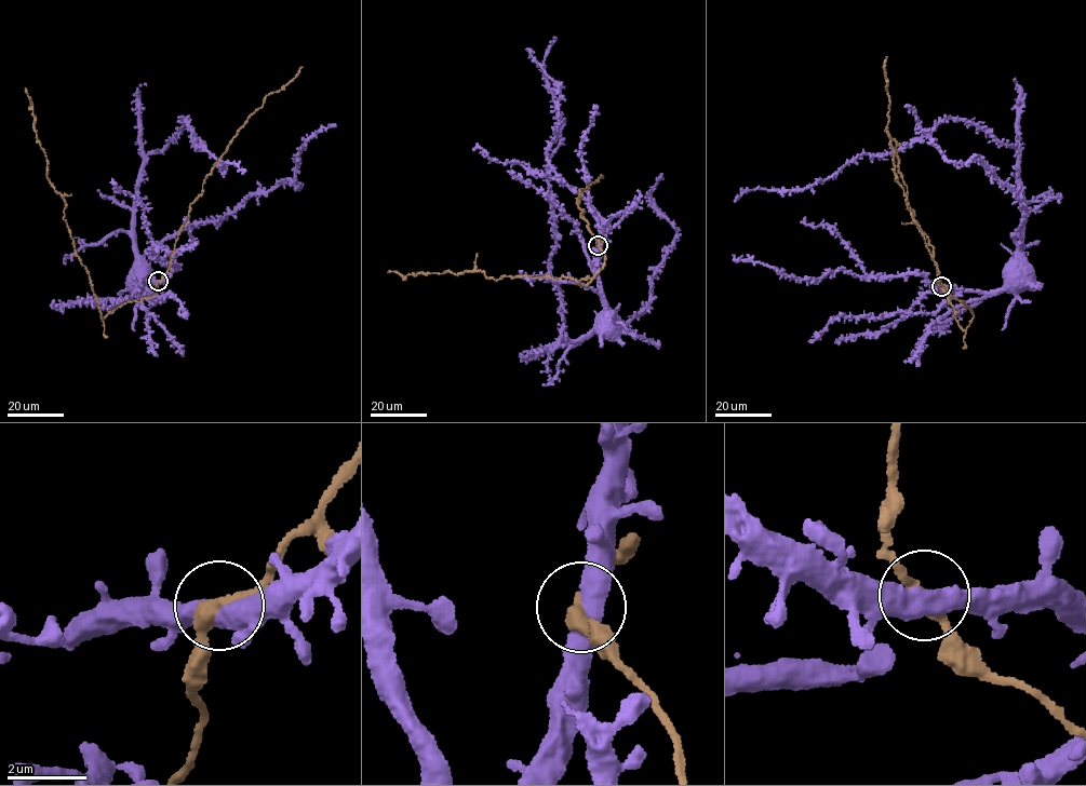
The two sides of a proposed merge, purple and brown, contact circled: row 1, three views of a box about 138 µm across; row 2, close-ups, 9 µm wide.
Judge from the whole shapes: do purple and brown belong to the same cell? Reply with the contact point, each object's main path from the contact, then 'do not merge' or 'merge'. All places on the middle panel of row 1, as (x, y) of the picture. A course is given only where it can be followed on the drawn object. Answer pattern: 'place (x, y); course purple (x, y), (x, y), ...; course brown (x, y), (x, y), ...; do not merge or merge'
place (598, 245); course purple (598, 245), (605, 311), (581, 340), (558, 344), (547, 170), (560, 131), (544, 62), (553, 37); course brown (598, 245), (604, 255), (603, 268), (586, 286), (563, 275), (495, 280), (479, 270), (404, 278), (387, 272); merge

